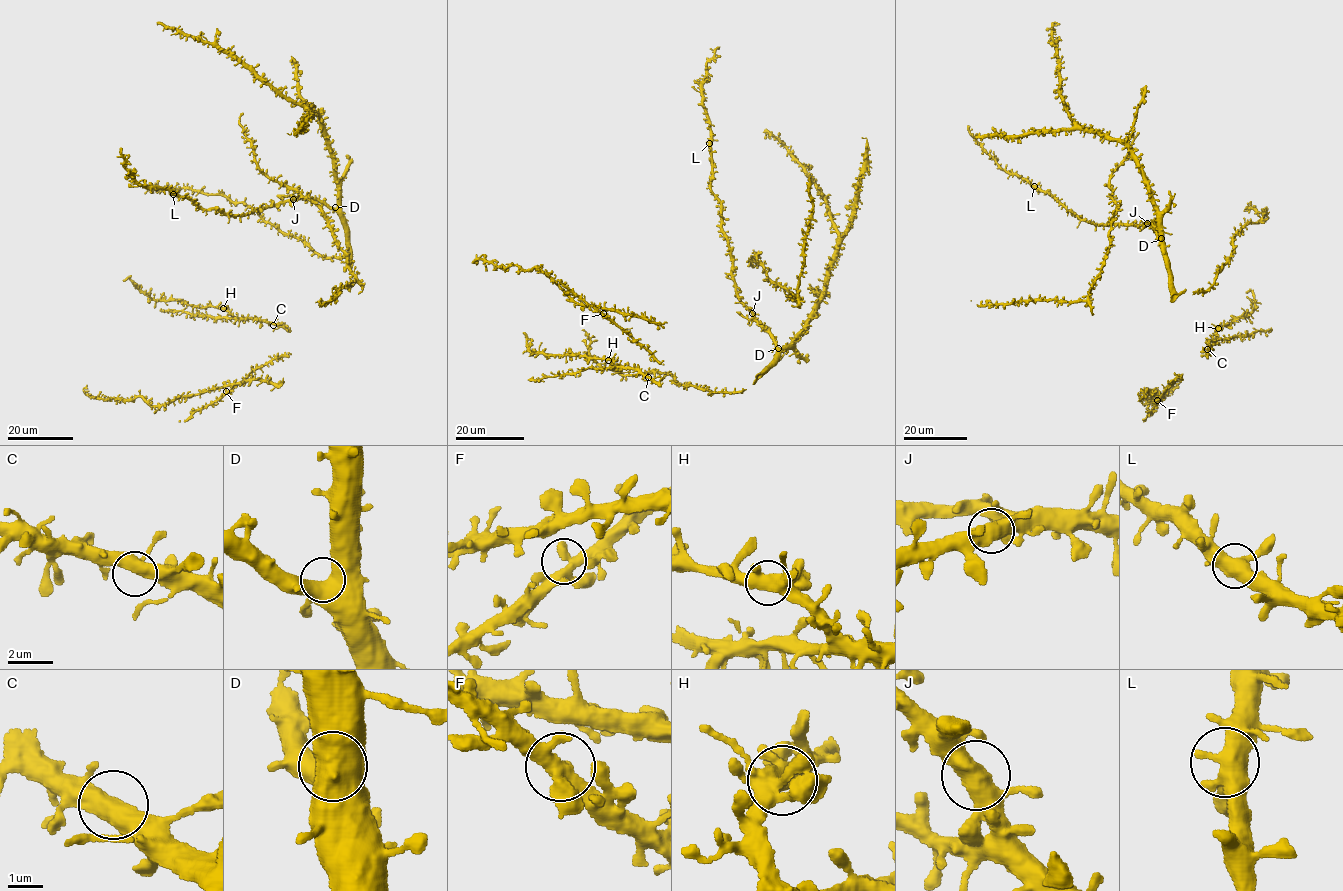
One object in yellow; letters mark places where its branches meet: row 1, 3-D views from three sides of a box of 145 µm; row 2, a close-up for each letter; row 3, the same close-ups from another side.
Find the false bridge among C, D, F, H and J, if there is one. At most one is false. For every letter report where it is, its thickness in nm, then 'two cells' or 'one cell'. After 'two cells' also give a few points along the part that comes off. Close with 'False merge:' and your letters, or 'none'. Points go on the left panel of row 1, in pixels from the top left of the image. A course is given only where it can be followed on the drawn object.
C: (273, 325) | 440 nm | one cell
D: (335, 207) | 480 nm | one cell
F: (226, 391) | 360 nm | one cell
H: (223, 308) | 440 nm | one cell
J: (293, 199) | 480 nm | one cell
False merge: none

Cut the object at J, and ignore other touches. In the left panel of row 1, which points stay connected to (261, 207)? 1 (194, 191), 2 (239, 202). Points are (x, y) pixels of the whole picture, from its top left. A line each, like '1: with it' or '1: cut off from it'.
1: cut off from it
2: cut off from it

